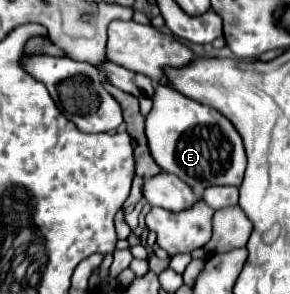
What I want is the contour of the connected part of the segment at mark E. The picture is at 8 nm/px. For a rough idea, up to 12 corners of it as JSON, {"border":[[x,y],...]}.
{"border":[[168,86],[146,116],[152,158],[196,194],[240,186],[226,116]]}

